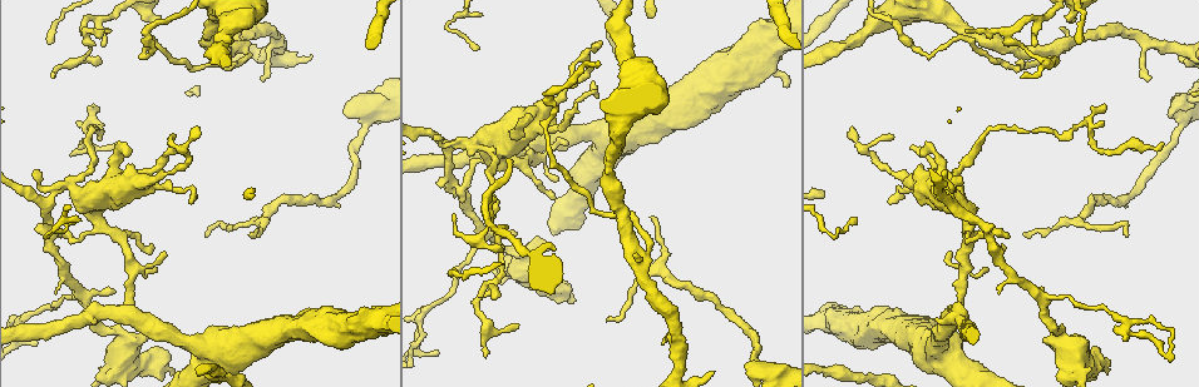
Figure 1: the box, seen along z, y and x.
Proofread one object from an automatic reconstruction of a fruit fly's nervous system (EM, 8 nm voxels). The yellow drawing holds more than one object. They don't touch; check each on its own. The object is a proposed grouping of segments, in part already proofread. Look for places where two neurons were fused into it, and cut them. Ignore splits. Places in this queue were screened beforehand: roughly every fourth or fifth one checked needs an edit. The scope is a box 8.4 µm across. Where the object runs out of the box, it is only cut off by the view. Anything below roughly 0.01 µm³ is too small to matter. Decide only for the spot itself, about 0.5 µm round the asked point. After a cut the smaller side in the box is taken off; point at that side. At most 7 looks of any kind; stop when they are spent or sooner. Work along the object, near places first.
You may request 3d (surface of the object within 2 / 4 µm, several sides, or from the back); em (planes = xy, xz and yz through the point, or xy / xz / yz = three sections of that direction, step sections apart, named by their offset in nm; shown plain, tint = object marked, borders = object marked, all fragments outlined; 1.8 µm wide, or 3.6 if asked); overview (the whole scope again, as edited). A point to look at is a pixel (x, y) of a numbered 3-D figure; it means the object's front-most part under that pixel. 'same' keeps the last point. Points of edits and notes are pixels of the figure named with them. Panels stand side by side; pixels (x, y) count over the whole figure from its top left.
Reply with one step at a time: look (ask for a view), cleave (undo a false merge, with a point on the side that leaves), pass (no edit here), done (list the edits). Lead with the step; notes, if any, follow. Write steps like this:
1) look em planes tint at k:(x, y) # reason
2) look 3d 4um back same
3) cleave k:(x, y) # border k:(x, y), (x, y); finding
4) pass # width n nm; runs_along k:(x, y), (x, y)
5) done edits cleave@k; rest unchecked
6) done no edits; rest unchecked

look 3d 2um at 1:(484, 201) # abrupt turn

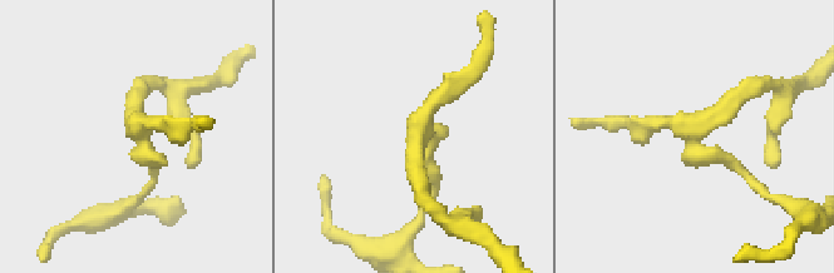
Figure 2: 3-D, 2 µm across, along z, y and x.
look em xz step 4 tint at 2:(697, 130) # now the EM

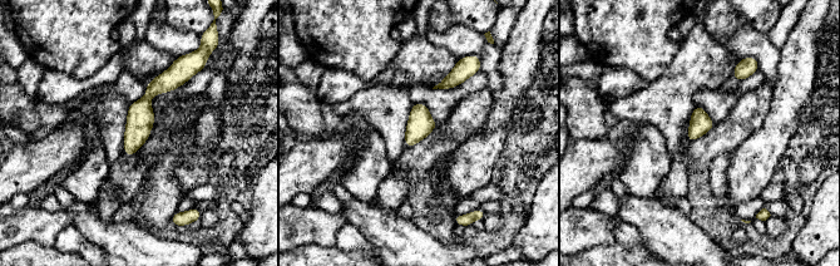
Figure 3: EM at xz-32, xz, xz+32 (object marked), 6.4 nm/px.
look em planes tint same

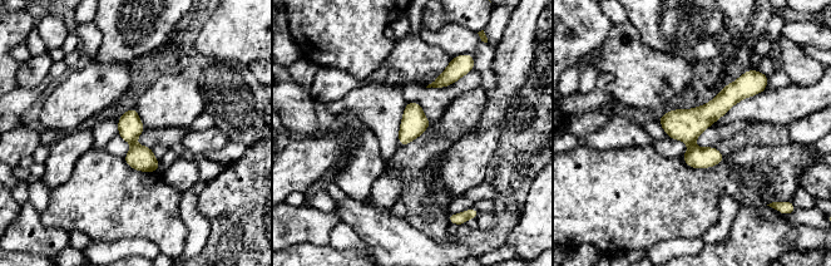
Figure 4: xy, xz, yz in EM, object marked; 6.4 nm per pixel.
pass # runs_along 4:(751, 83), (691, 132), (691, 163); all the same neuron

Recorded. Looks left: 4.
look 3d 2um at 1:(1016, 54) # three-way junction

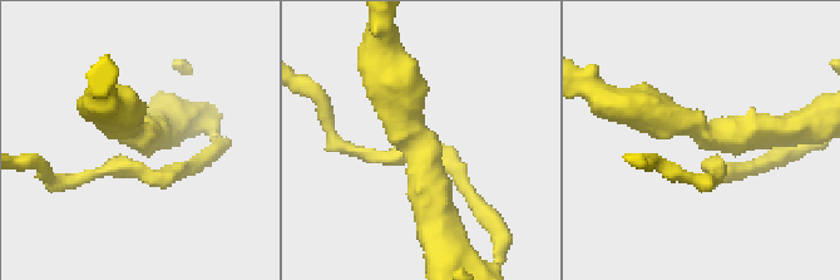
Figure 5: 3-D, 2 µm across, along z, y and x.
look em xy step 16 tint at 5:(709, 140) # need the tissue

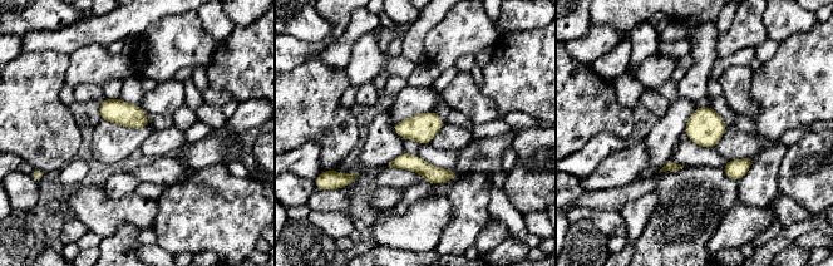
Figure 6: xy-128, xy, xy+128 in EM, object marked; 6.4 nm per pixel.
look em planes tint same # another direction

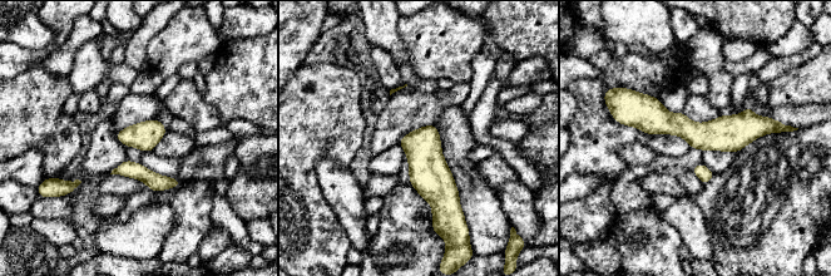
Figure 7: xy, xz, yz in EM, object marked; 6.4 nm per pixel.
pass # runs_along 7:(627, 122), (773, 127); continuous, no second neuron

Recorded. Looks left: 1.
done no edits; rest unchecked

